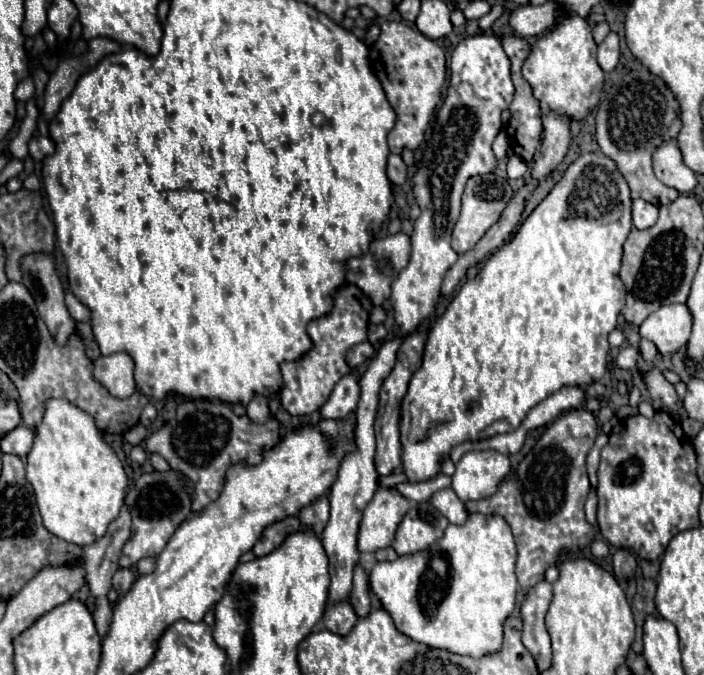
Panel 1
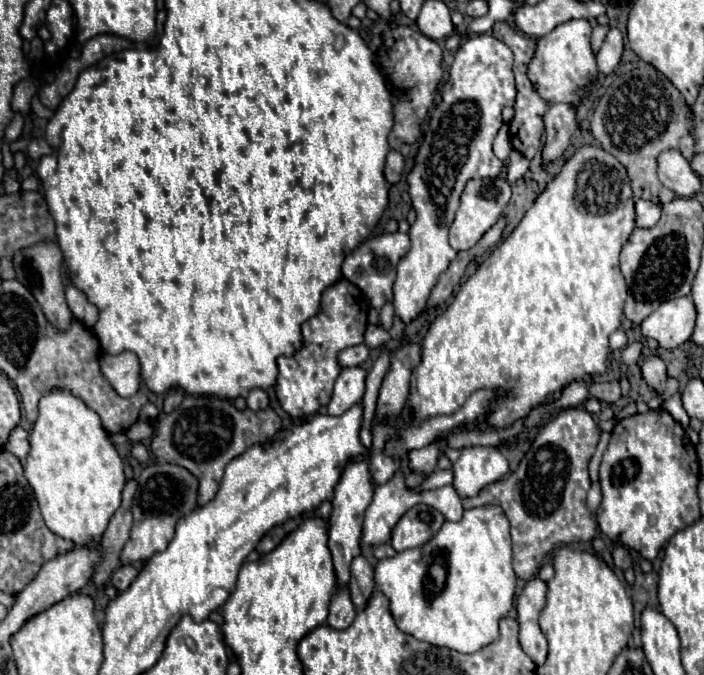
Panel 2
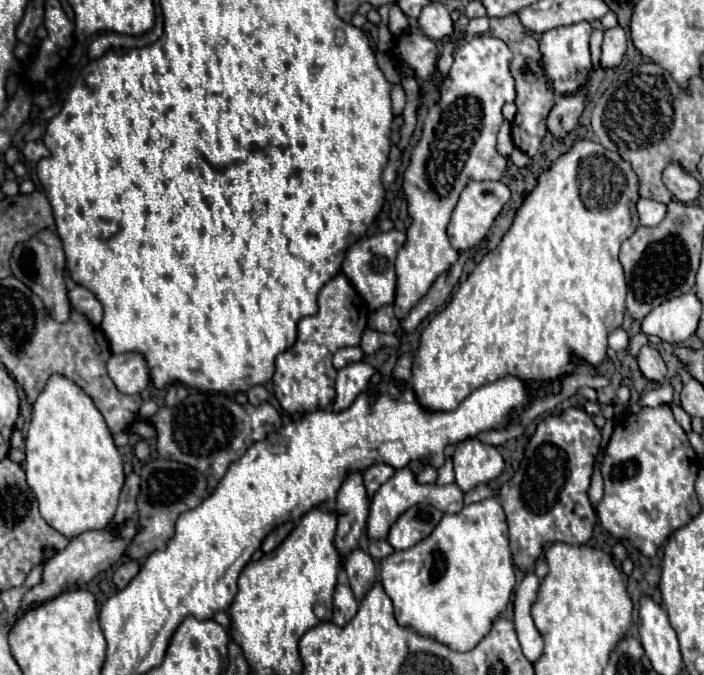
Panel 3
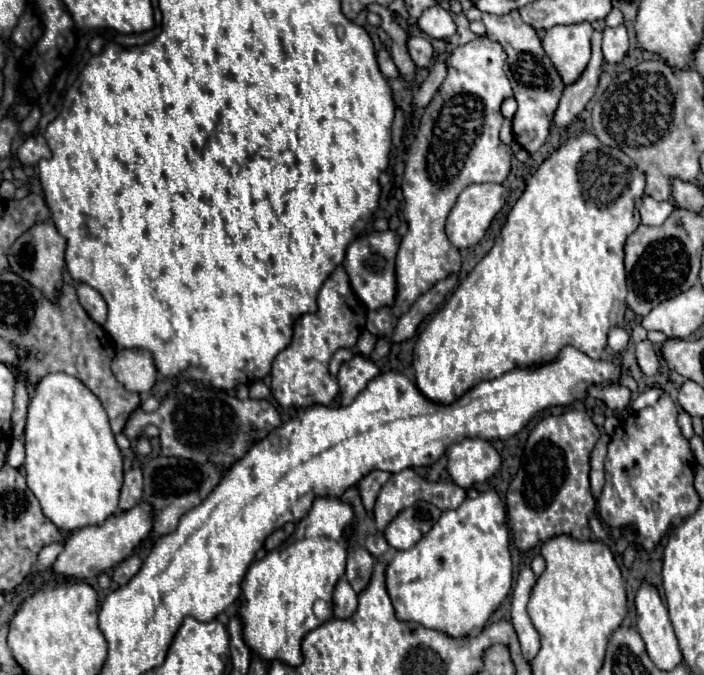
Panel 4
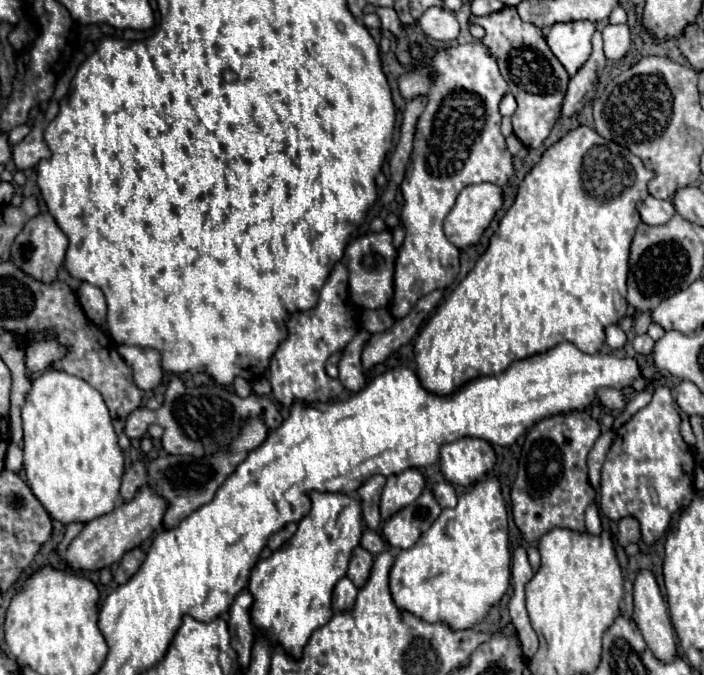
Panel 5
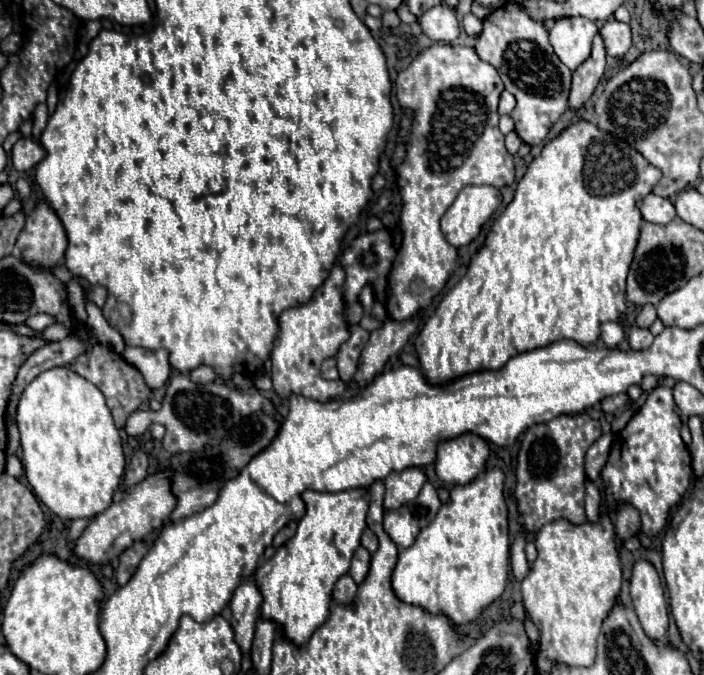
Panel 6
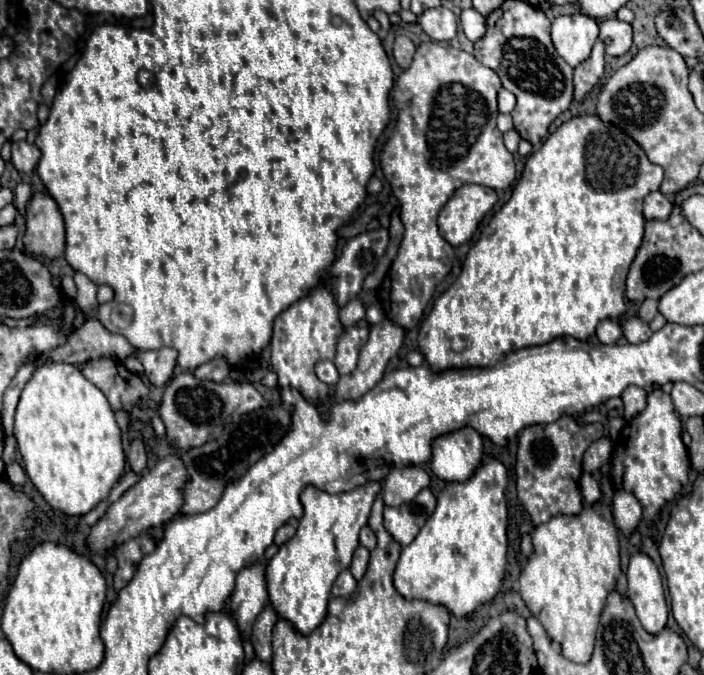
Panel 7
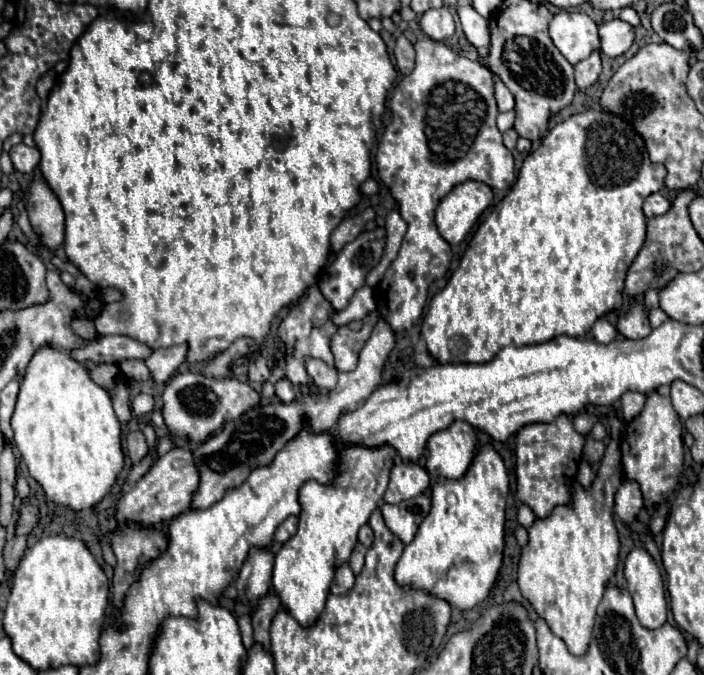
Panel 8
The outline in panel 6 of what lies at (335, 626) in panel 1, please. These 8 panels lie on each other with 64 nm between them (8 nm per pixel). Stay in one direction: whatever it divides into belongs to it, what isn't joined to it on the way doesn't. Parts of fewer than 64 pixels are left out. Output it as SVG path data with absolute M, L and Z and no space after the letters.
M344 574L344 576L334 584L332 600L334 600L336 604L350 604L350 602L354 600L354 596L356 596L356 590L358 590L356 582L354 582L348 574Z

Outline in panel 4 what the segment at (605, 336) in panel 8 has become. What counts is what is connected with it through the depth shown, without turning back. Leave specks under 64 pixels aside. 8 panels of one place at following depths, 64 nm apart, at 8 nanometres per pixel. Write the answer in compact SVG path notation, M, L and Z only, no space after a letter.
M612 328L608 334L608 346L614 352L622 352L628 346L628 332L624 328Z

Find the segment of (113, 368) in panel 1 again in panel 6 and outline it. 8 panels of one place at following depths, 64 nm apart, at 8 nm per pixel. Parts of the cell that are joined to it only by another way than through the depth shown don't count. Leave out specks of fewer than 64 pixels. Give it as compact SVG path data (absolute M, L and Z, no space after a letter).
M124 348L124 360L128 360L132 366L140 370L144 376L144 382L148 388L160 388L170 376L170 364L168 364L168 352L166 350L146 350L146 348Z

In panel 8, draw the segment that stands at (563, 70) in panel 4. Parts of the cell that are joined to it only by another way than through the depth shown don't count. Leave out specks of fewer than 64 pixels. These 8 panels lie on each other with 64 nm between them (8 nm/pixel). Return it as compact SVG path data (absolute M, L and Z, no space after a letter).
M580 12L556 14L550 22L550 38L570 64L578 64L600 46L598 24Z

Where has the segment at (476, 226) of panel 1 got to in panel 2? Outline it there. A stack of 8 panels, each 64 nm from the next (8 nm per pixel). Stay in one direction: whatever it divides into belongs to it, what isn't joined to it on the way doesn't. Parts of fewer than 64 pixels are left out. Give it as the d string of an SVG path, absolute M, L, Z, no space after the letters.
M480 178L480 180L470 180L462 192L460 198L460 208L456 212L454 224L450 226L450 246L454 250L470 250L482 236L484 232L496 224L500 218L502 210L506 208L510 200L510 186L504 178Z

